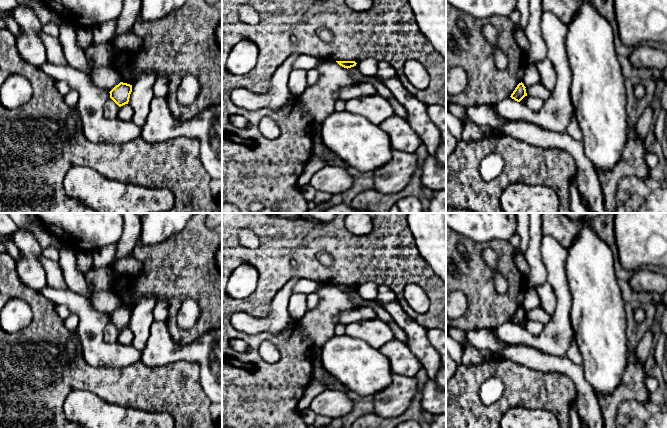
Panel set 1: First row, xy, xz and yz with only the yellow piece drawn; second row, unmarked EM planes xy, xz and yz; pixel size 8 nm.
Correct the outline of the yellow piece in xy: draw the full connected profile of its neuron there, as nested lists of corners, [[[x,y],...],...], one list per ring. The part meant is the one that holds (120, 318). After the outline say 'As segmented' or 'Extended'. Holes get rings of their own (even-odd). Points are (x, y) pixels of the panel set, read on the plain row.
[[[120,306],[109,317],[110,322],[119,330],[128,328],[130,318],[132,316],[132,309]]]. As segmented

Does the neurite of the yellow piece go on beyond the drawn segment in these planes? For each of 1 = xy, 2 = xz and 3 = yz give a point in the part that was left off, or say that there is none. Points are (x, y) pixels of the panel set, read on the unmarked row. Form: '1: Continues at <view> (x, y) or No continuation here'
1: No continuation here
2: No continuation here
3: No continuation here

